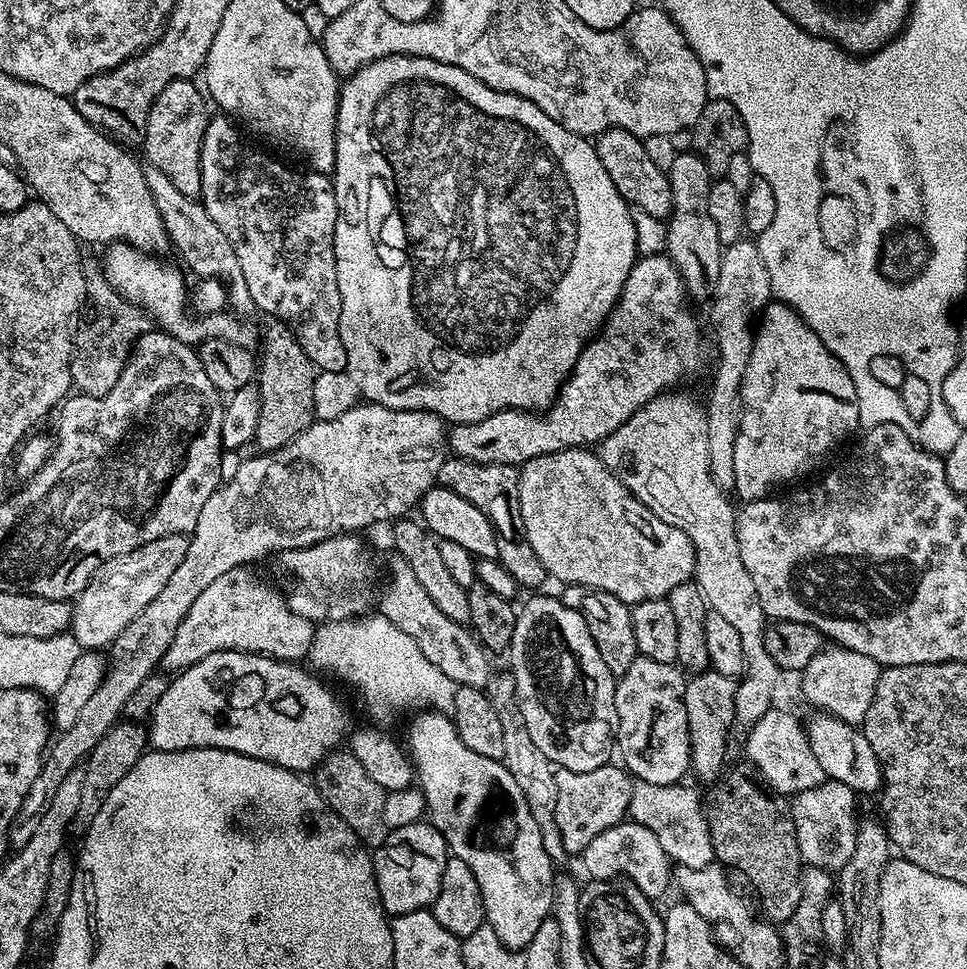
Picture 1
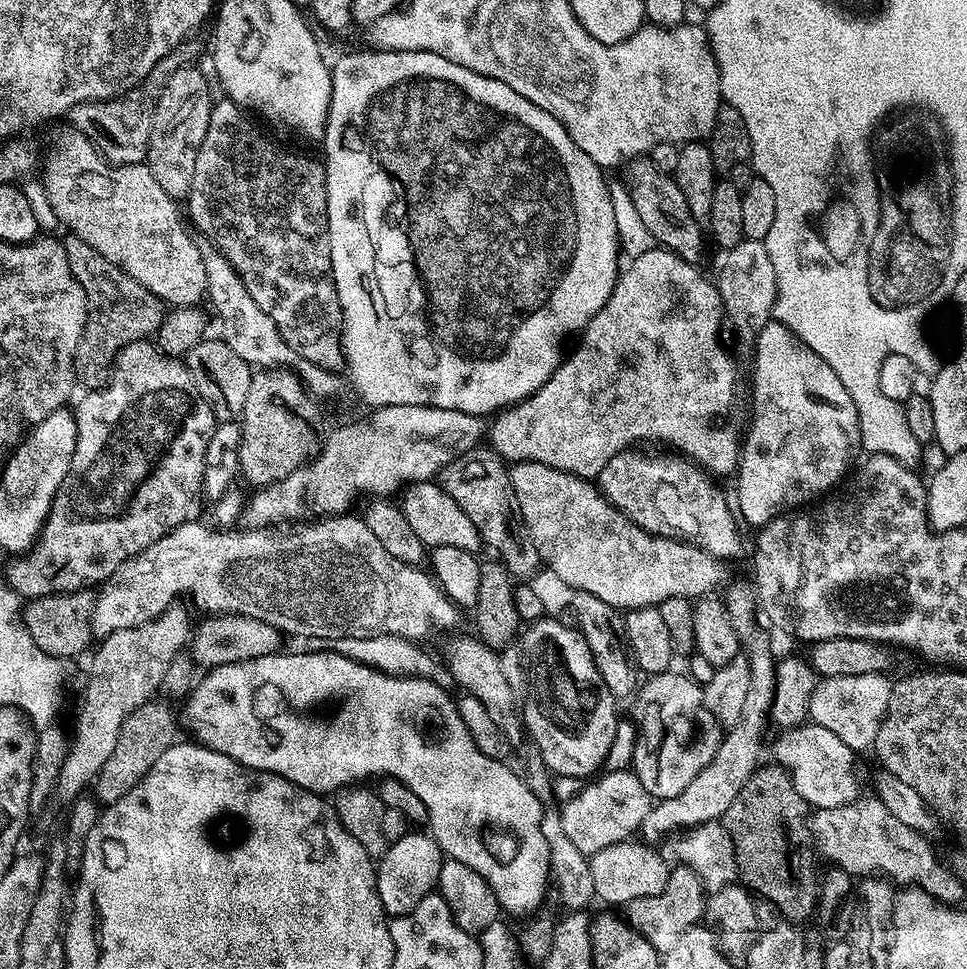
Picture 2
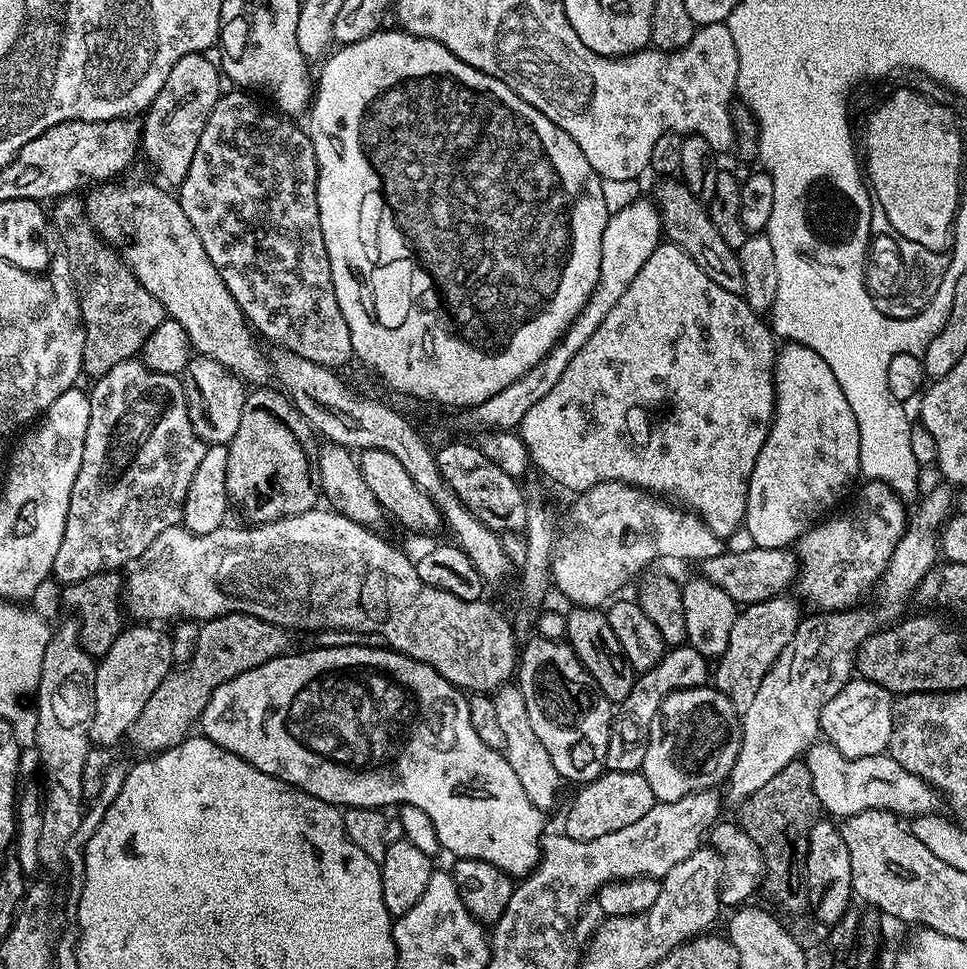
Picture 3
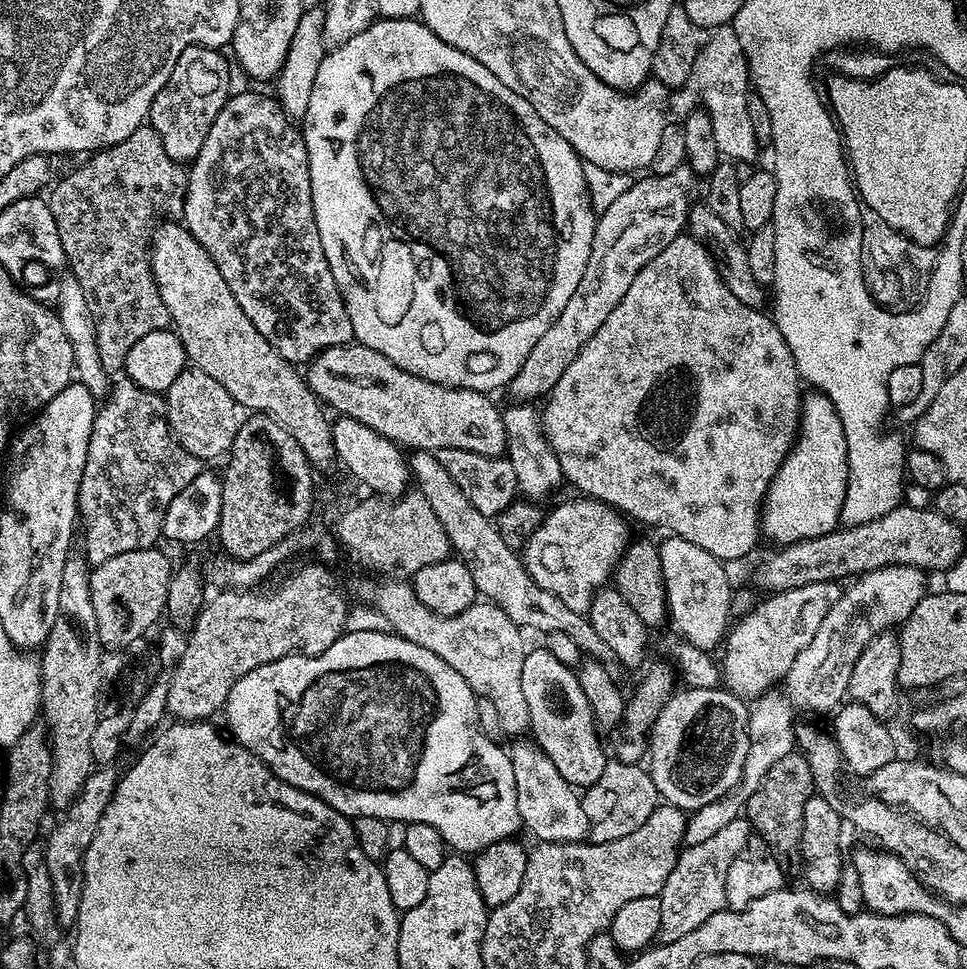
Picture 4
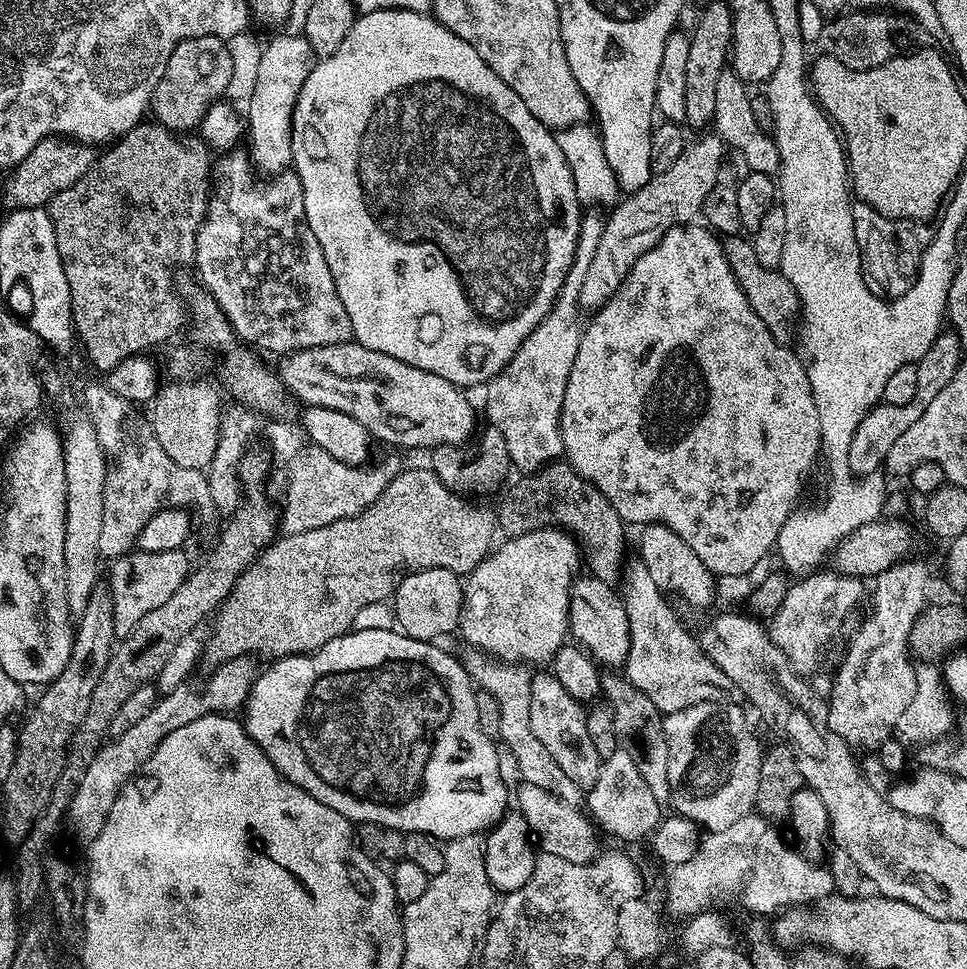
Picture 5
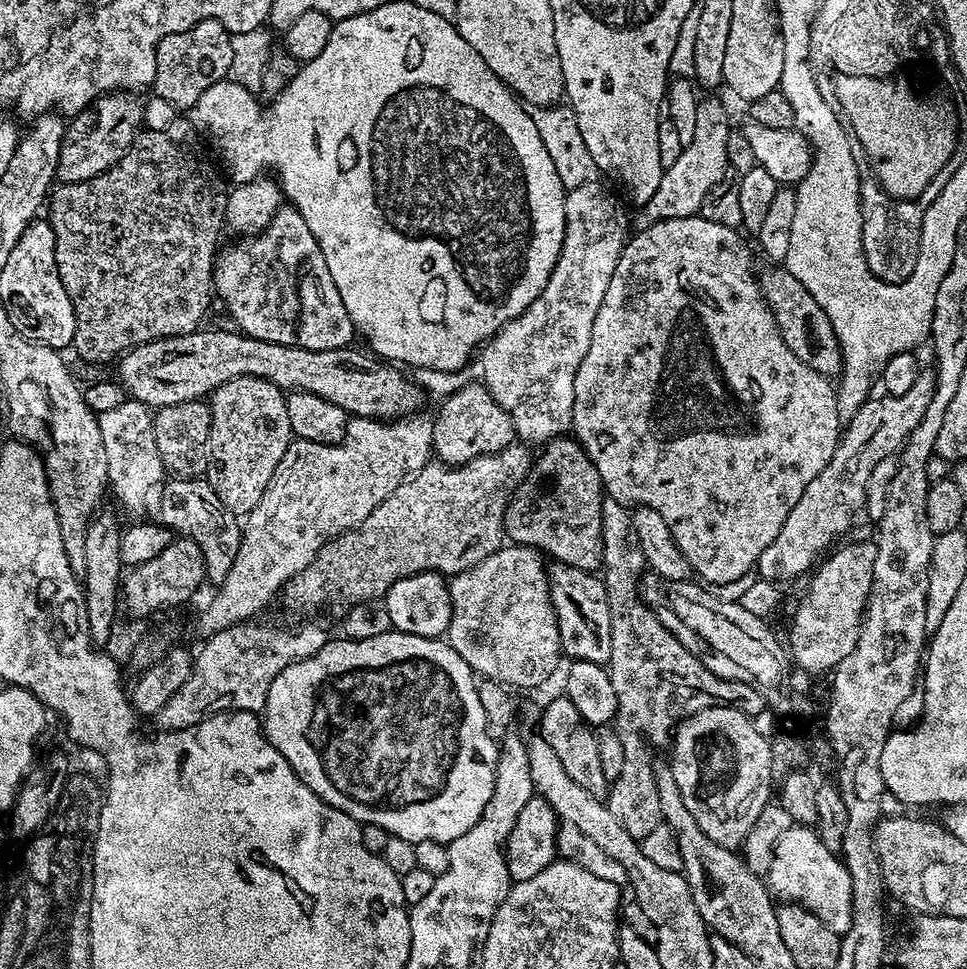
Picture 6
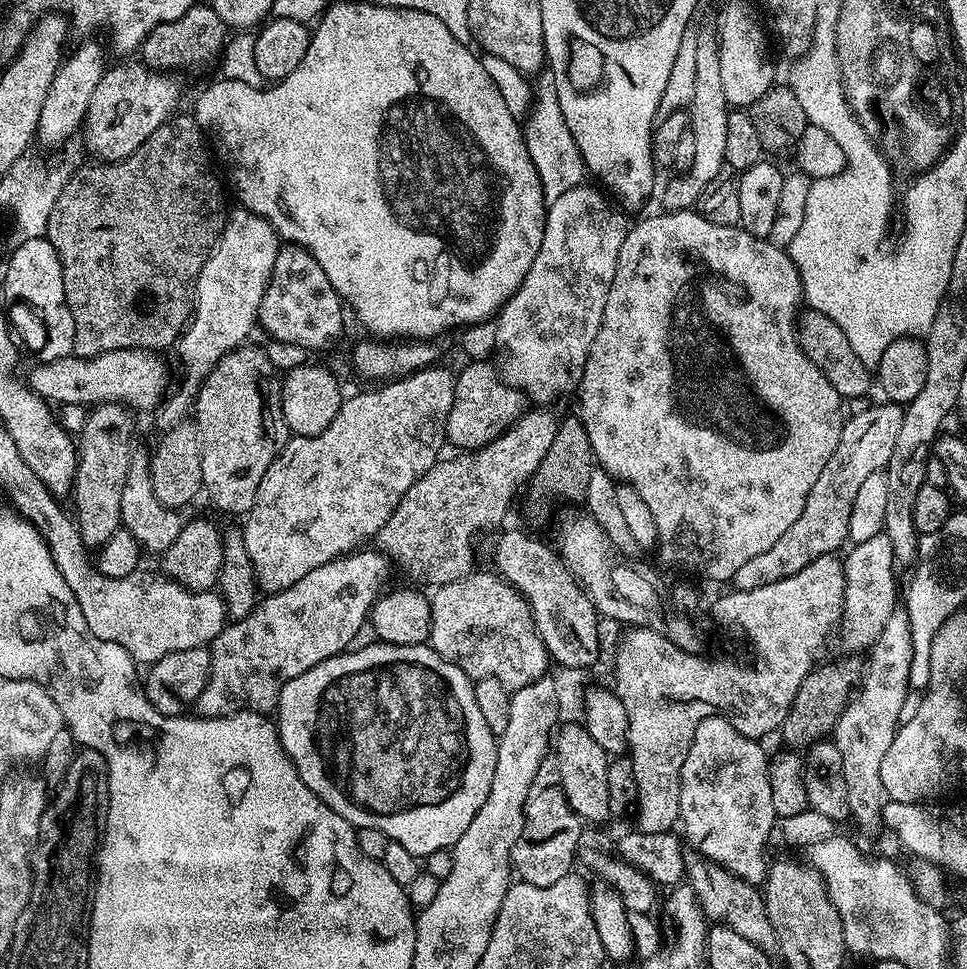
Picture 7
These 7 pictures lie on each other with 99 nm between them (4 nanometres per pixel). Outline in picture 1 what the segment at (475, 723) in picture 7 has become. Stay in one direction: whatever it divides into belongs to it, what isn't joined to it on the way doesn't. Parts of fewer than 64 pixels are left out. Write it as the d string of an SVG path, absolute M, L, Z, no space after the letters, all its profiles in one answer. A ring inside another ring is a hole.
M215 652L194 662L179 674L173 675L176 677L173 678L172 685L157 702L156 709L152 712L152 729L149 727L146 732L151 747L157 752L179 752L182 748L225 748L227 752L237 752L255 760L265 760L297 774L311 773L316 765L325 760L328 753L335 752L341 747L340 739L344 740L349 735L350 727L348 728L347 706L318 677L311 676L306 669L300 667L304 666L285 660L274 660L270 656L258 656L255 652ZM424 710L416 715L420 716L412 720L407 747L414 765L415 783L425 796L427 819L444 835L449 853L470 866L482 894L484 919L493 928L499 942L509 950L523 950L534 934L538 934L538 926L549 919L554 908L554 863L546 854L538 823L534 822L526 798L501 761L474 754L474 750L458 738L456 728L447 715L435 710Z

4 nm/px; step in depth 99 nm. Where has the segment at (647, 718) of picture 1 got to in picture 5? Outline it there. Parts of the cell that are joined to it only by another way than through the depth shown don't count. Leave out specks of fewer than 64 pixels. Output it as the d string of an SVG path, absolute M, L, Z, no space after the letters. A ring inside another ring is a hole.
M702 702L698 706L686 706L686 710L670 712L664 716L664 729L666 730L666 746L670 746L670 790L672 791L671 803L676 804L675 811L687 820L693 820L701 829L708 832L721 832L726 826L734 826L738 818L742 818L756 807L756 795L760 785L760 771L762 770L762 747L756 741L752 728L748 725L748 716L745 709L739 704L725 704L724 702Z

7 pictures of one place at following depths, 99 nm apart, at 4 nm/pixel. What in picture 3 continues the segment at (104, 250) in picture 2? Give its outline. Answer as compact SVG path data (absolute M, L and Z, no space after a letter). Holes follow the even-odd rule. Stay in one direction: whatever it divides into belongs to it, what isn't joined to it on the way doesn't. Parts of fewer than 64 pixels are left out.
M104 182L86 196L88 221L107 244L111 244L124 257L130 271L162 302L165 313L178 321L182 329L189 335L193 349L201 356L209 356L224 368L232 371L239 380L248 386L264 386L270 380L270 360L262 349L256 345L257 337L247 320L244 311L234 302L226 282L218 274L214 262L210 262L210 254L206 254L206 246L202 246L202 238L198 238L198 230L190 226L190 218L186 218L186 210L182 210L179 199L172 196L167 187L156 184L116 184L120 182Z

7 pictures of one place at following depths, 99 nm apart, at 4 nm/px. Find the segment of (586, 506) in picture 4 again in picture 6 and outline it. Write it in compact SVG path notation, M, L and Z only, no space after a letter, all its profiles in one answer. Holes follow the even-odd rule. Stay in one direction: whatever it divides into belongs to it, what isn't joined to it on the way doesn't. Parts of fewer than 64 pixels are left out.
M522 544L502 546L478 566L451 577L448 589L452 603L452 617L446 642L465 660L477 677L497 680L509 689L536 688L556 672L562 661L558 622L548 589L548 568L545 557L537 549Z

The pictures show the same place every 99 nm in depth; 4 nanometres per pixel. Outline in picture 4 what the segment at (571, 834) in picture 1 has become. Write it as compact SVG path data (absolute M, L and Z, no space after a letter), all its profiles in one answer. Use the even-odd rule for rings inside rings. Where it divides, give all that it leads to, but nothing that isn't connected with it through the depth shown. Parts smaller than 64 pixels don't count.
M615 758L605 763L598 782L583 789L582 799L586 810L588 836L591 843L614 842L618 838L626 838L626 834L634 834L650 814L661 803L660 791L654 786L651 771L640 764L627 764Z

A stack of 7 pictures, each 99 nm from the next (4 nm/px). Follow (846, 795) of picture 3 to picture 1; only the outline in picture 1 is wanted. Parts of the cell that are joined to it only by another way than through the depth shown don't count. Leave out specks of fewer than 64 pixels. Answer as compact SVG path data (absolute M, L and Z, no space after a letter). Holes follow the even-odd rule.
M776 711L762 714L762 718L758 718L758 722L747 729L748 741L744 744L744 752L749 762L760 771L759 779L773 793L781 792L785 798L791 798L802 790L810 790L825 783L826 777L814 758L805 725L784 712Z

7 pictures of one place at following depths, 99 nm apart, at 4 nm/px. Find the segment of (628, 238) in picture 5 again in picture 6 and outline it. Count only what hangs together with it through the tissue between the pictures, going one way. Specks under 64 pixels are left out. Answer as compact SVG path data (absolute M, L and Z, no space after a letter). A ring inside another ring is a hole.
M716 94L705 96L708 97L703 97L697 106L695 135L690 146L686 146L684 152L678 154L674 166L664 170L662 182L658 182L658 190L654 190L654 198L650 198L650 202L646 202L639 209L641 225L697 215L702 206L702 198L706 198L712 187L729 175L726 142L734 128L733 125L728 125L728 108Z

